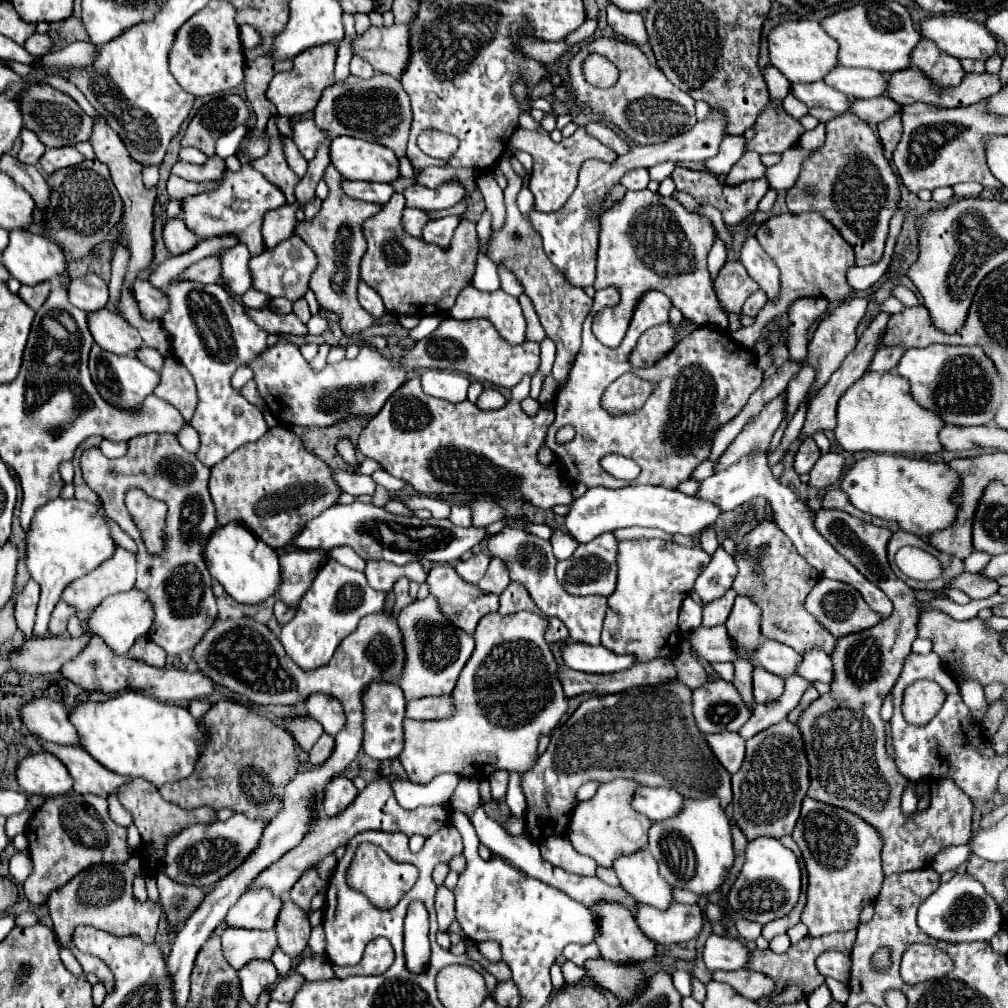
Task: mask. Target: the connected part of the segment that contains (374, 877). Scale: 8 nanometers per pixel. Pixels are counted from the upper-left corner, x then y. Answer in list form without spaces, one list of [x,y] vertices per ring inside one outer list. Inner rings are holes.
[[[361,843],[357,847],[355,857],[345,873],[347,885],[355,891],[361,891],[379,909],[393,909],[403,899],[403,893],[407,893],[407,889],[415,885],[417,877],[419,877],[419,869],[415,865],[393,863],[391,859],[387,859],[385,851],[373,843]]]

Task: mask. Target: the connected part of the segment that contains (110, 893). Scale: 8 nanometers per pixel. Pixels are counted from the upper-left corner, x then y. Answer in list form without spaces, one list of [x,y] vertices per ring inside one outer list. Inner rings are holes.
[[[131,855],[129,861],[123,865],[91,865],[77,873],[67,885],[59,887],[51,897],[47,899],[49,905],[49,915],[53,919],[53,929],[57,933],[57,939],[61,945],[69,947],[77,961],[81,963],[85,973],[95,973],[99,981],[105,983],[107,991],[111,991],[111,971],[99,957],[91,957],[87,953],[81,953],[73,945],[73,931],[79,925],[91,925],[95,929],[103,929],[111,935],[131,935],[137,933],[143,941],[151,943],[157,935],[157,925],[161,917],[161,907],[159,903],[149,901],[149,907],[139,905],[135,895],[133,895],[133,879],[143,871],[143,857],[141,855]]]

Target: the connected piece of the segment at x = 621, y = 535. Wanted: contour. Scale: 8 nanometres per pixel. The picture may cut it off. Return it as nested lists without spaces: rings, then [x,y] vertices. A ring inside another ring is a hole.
[[[637,526],[617,529],[614,531],[614,536],[618,541],[640,538],[659,538],[665,539],[665,541],[671,541],[671,537],[664,531],[659,531],[657,528],[643,528]]]

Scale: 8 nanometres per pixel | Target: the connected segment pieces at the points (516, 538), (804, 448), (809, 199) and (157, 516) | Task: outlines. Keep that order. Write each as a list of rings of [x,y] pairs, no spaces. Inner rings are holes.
[[[503,529],[501,533],[497,533],[489,539],[489,549],[491,549],[493,557],[501,557],[507,563],[511,579],[527,585],[531,599],[537,603],[537,607],[545,615],[551,615],[551,617],[557,617],[563,621],[563,625],[569,629],[569,635],[573,641],[599,645],[601,627],[603,627],[603,619],[605,619],[605,611],[607,611],[607,597],[599,597],[599,595],[573,597],[573,595],[569,595],[555,577],[557,559],[553,555],[549,541],[545,541],[537,535],[525,533],[521,529]]]
[[[805,439],[795,455],[795,461],[793,461],[793,469],[797,475],[803,475],[803,473],[809,473],[813,469],[813,465],[817,463],[819,459],[819,449],[815,445],[813,439]]]
[[[843,113],[827,123],[825,143],[803,161],[799,179],[787,191],[789,211],[821,213],[853,247],[857,265],[871,265],[883,257],[889,219],[899,199],[899,179],[883,155],[879,137],[851,113]]]
[[[131,489],[125,497],[127,509],[137,525],[141,539],[151,555],[165,551],[165,523],[167,523],[167,505],[147,497],[139,489]]]

